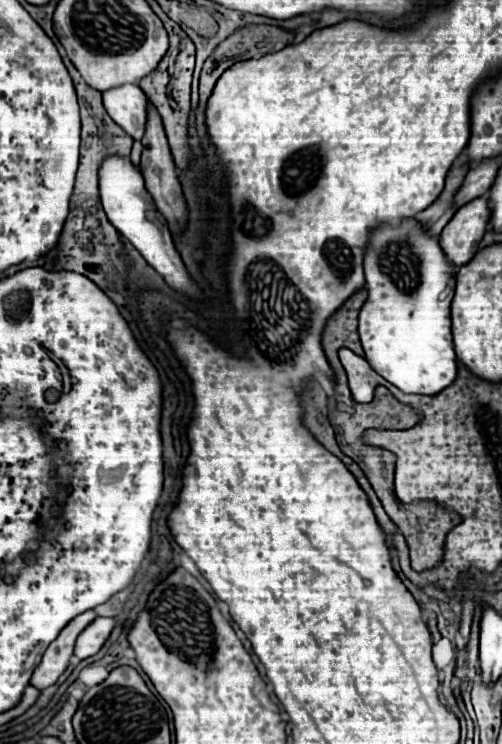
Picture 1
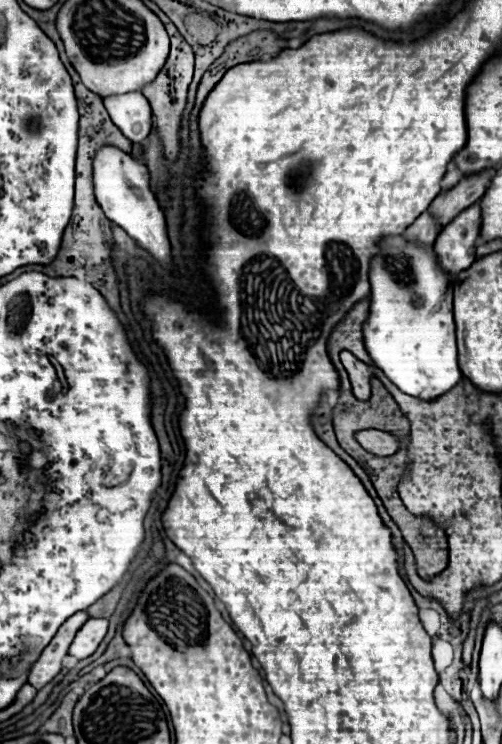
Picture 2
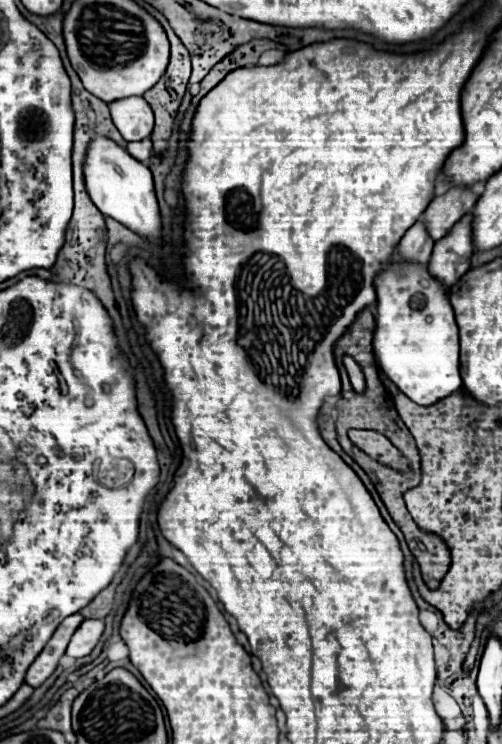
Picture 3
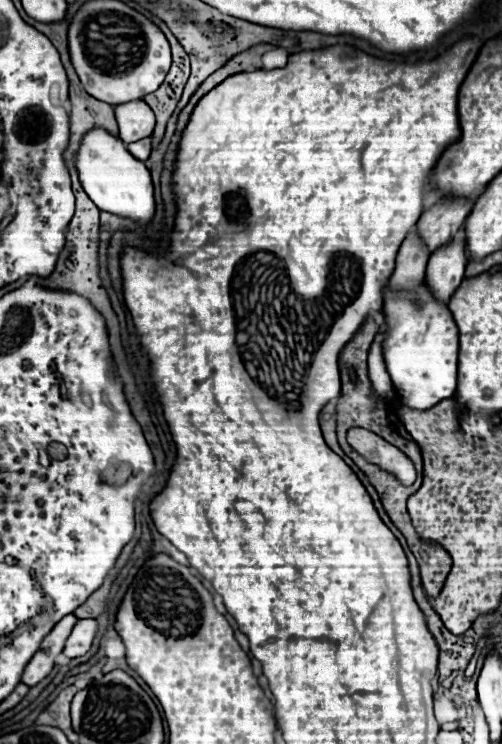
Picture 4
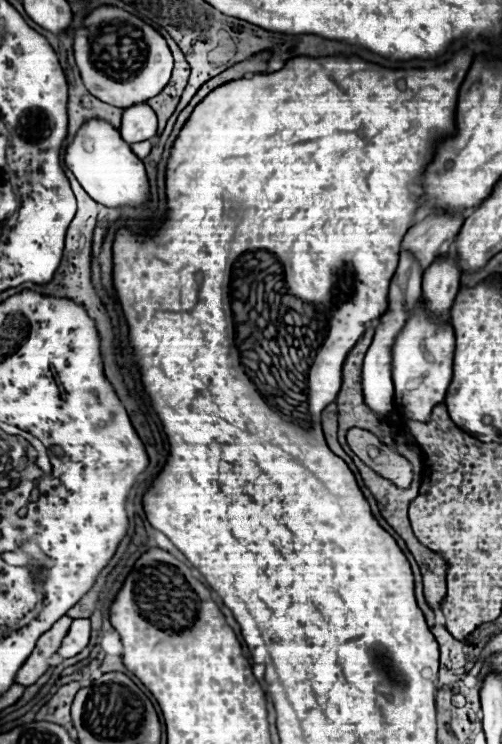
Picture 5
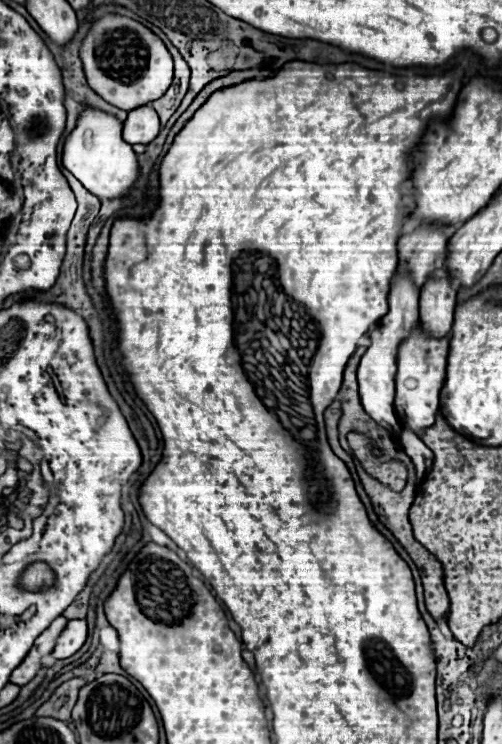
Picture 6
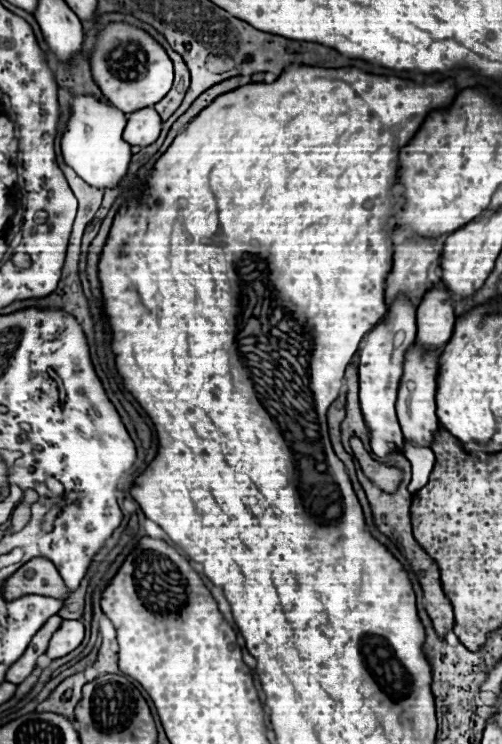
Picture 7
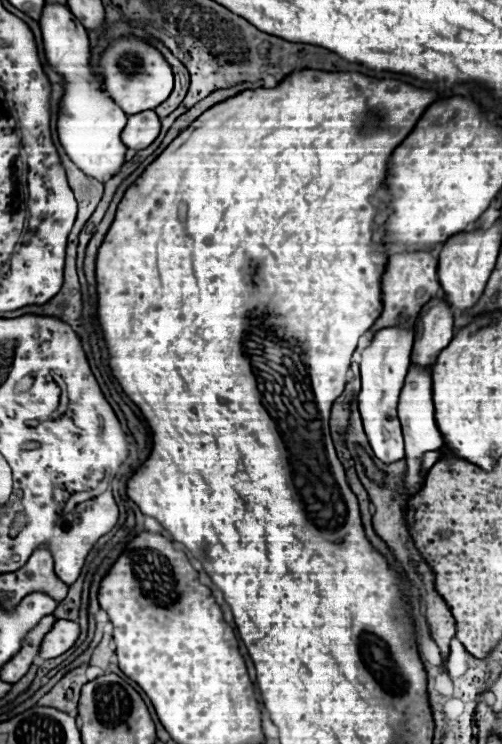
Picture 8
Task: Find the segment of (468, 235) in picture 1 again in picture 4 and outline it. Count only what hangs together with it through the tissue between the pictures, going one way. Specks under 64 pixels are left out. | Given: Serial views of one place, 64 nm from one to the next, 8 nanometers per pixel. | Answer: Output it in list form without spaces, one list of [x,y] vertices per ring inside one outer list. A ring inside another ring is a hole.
[[[462,238],[458,242],[452,240],[450,244],[446,244],[444,248],[436,250],[430,256],[424,282],[440,302],[448,304],[464,278],[464,268],[466,268],[464,240]]]

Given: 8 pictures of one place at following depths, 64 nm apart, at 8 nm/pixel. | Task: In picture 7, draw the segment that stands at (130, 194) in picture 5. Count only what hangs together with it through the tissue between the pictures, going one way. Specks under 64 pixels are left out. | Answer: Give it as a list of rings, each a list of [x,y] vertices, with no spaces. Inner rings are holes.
[[[76,94],[70,106],[70,118],[66,120],[60,146],[62,156],[68,166],[76,170],[80,178],[84,178],[90,186],[100,190],[114,188],[128,170],[130,164],[130,146],[122,140],[122,130],[126,126],[126,114],[116,110],[114,106],[92,98],[88,94]]]

